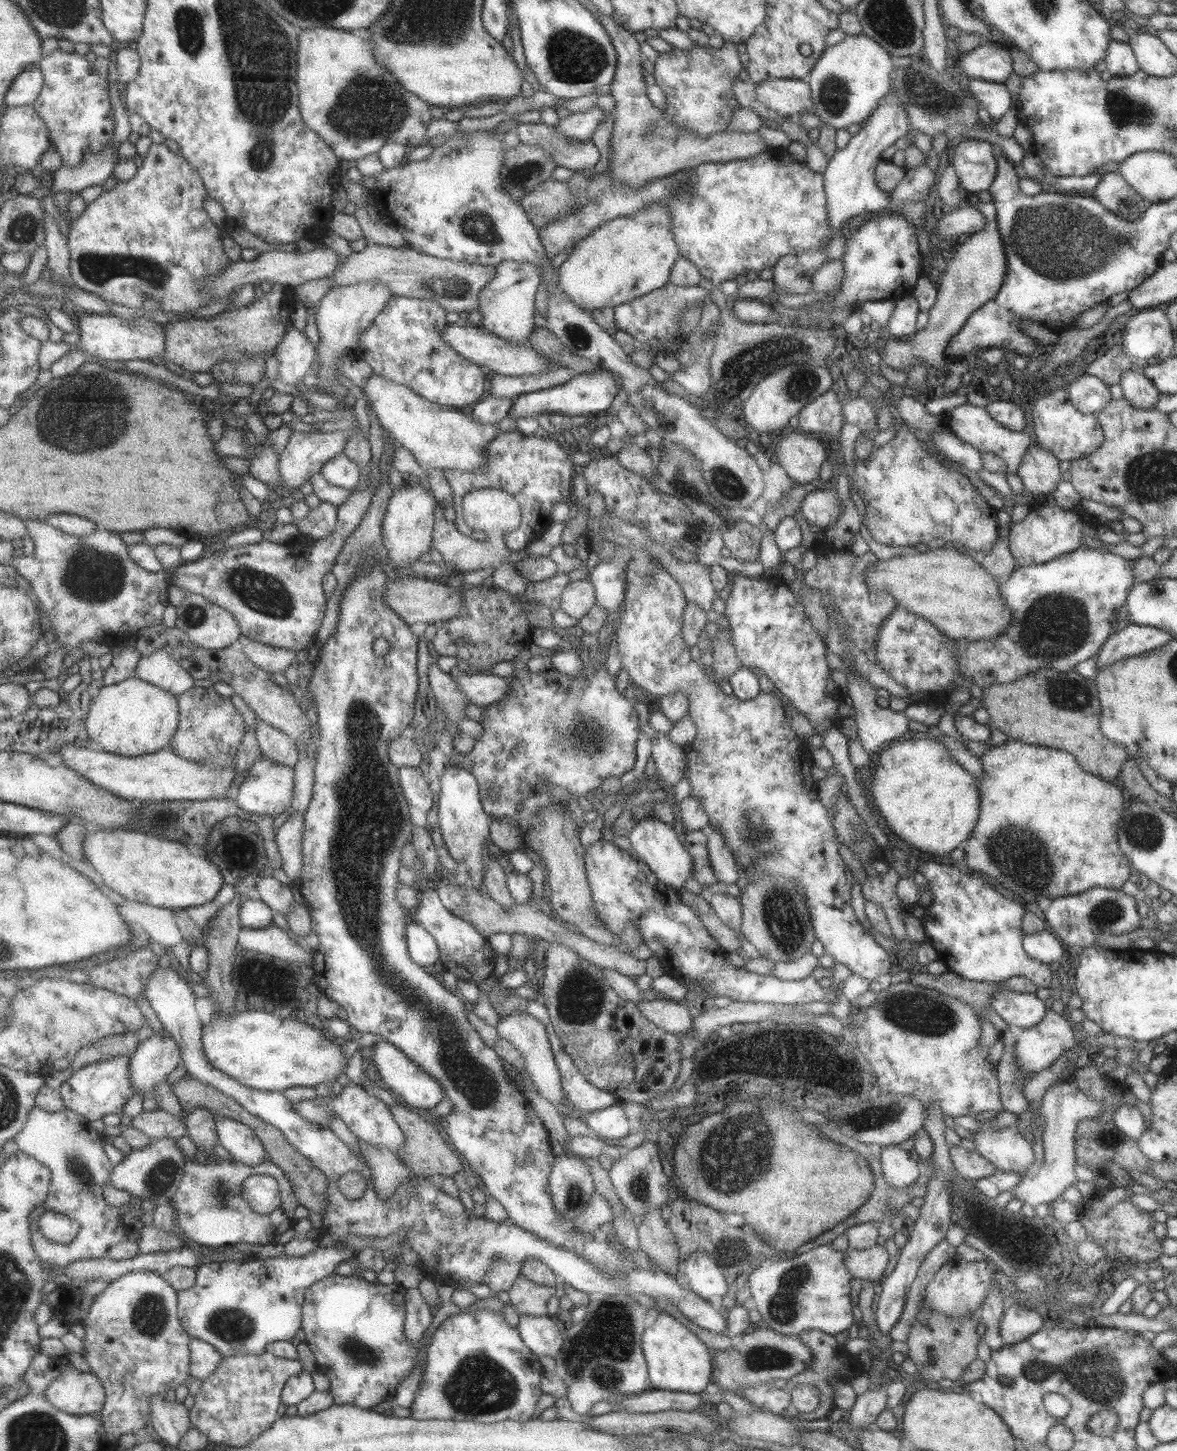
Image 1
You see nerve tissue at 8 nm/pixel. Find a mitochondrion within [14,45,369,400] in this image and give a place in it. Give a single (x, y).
(100, 268)

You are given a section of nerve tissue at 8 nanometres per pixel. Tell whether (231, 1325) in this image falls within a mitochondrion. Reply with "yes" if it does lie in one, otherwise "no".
yes

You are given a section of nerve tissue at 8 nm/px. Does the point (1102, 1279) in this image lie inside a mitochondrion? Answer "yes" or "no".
no

